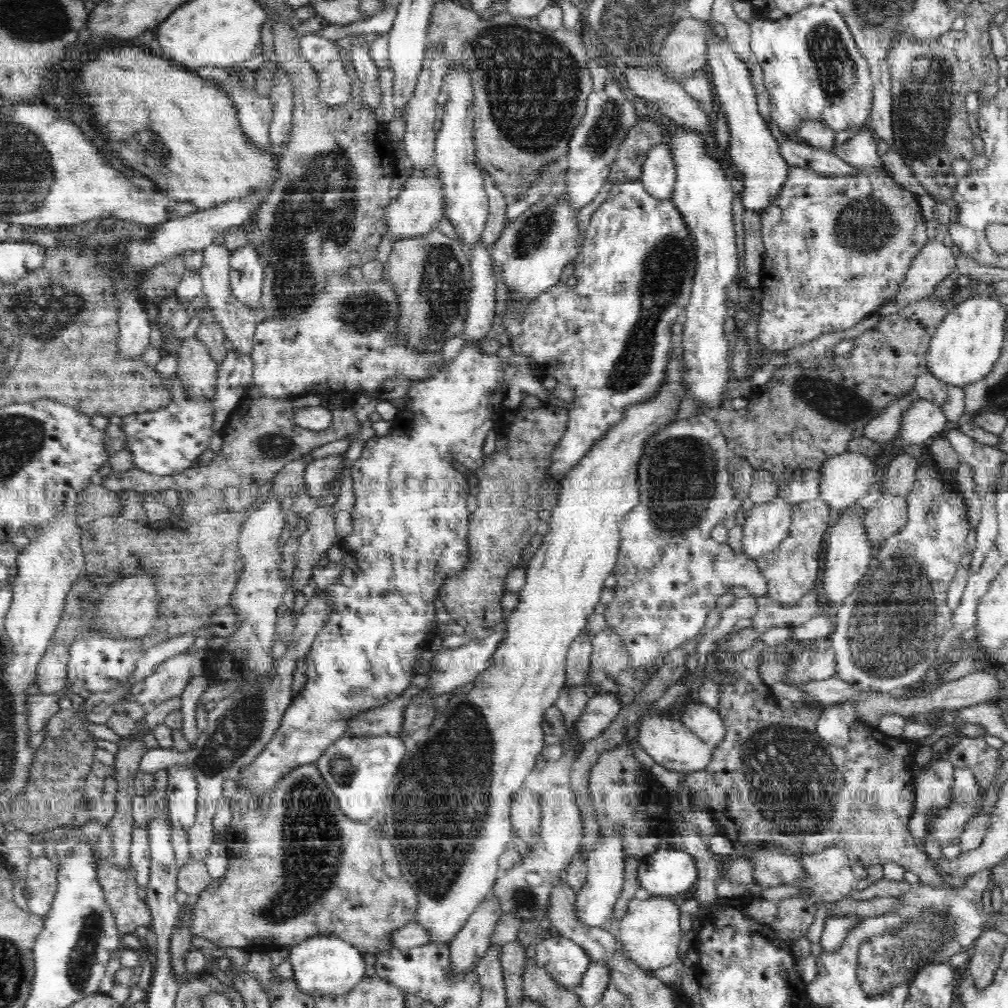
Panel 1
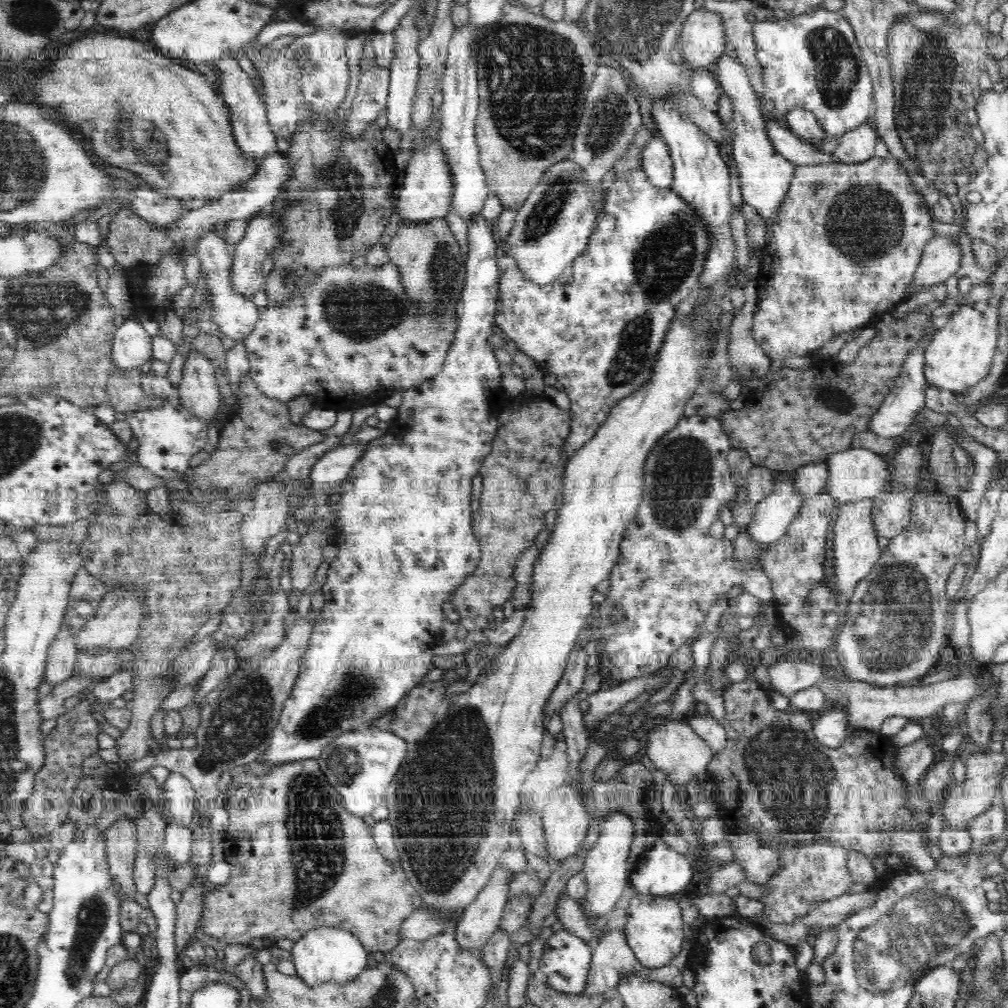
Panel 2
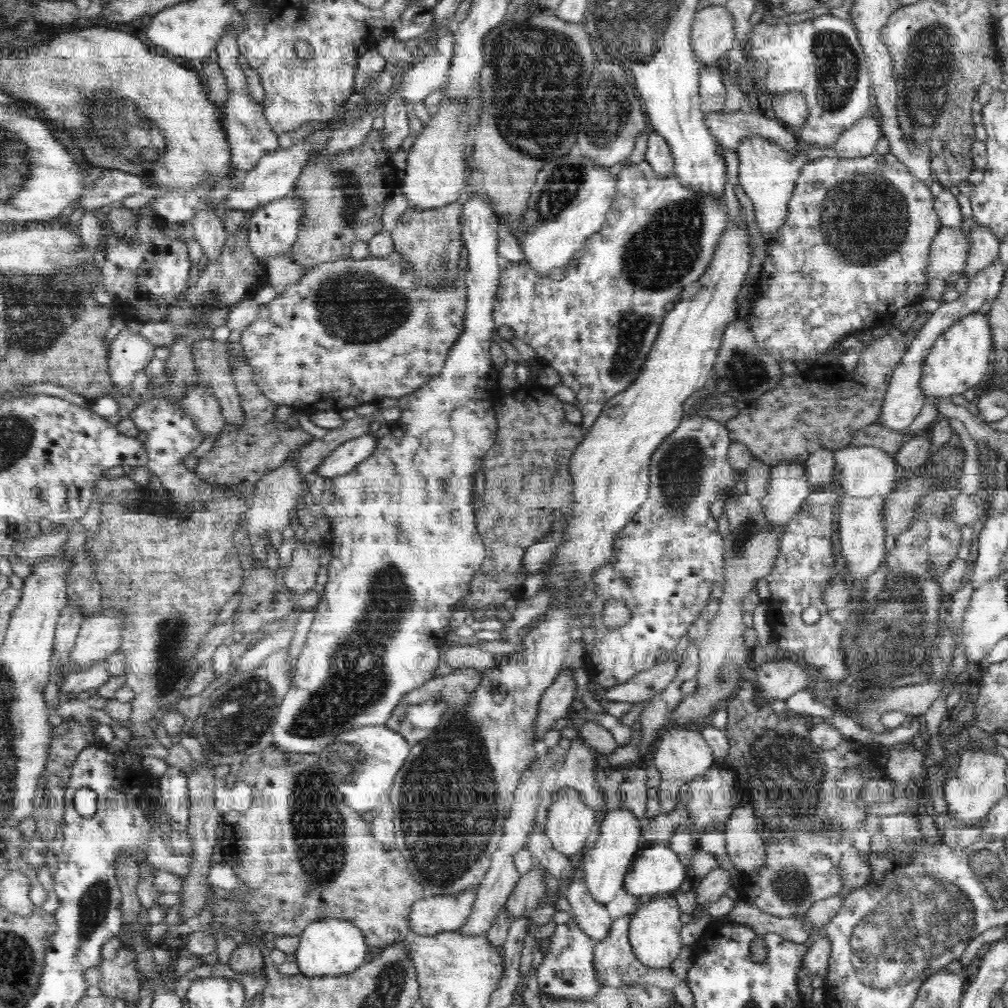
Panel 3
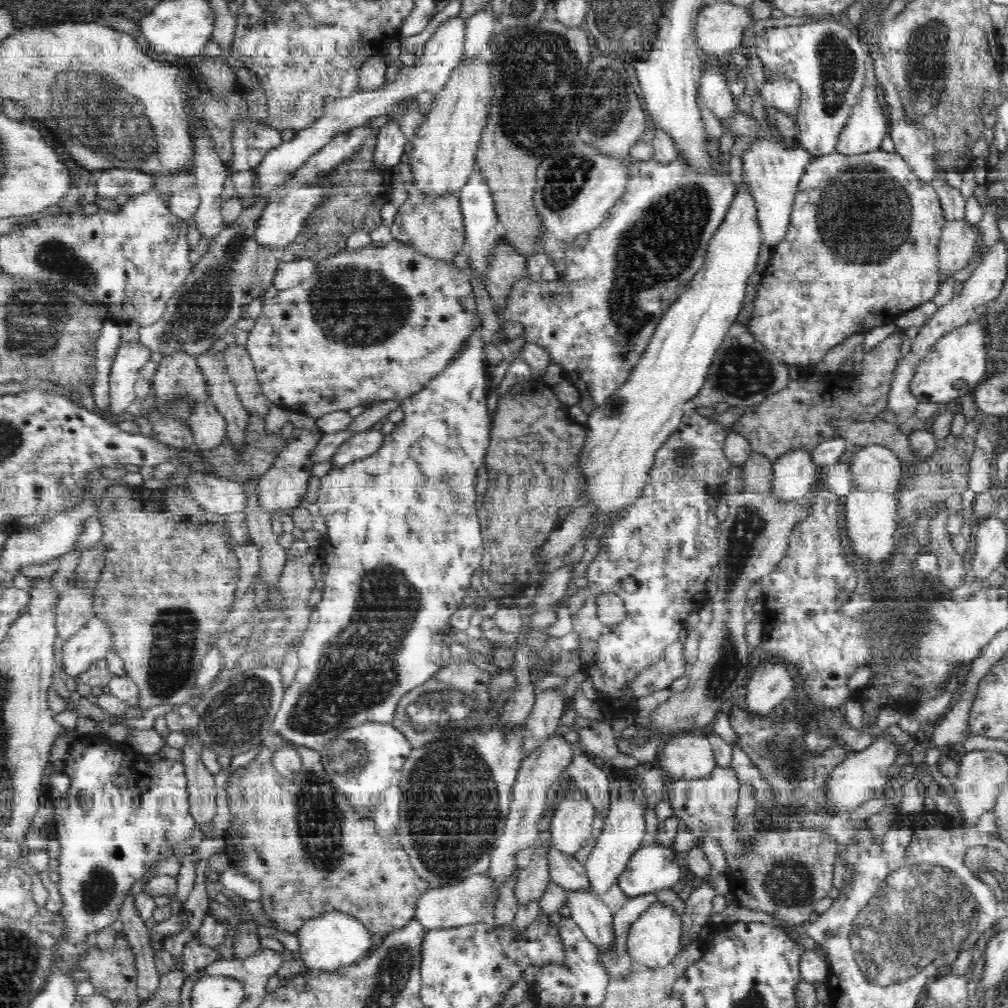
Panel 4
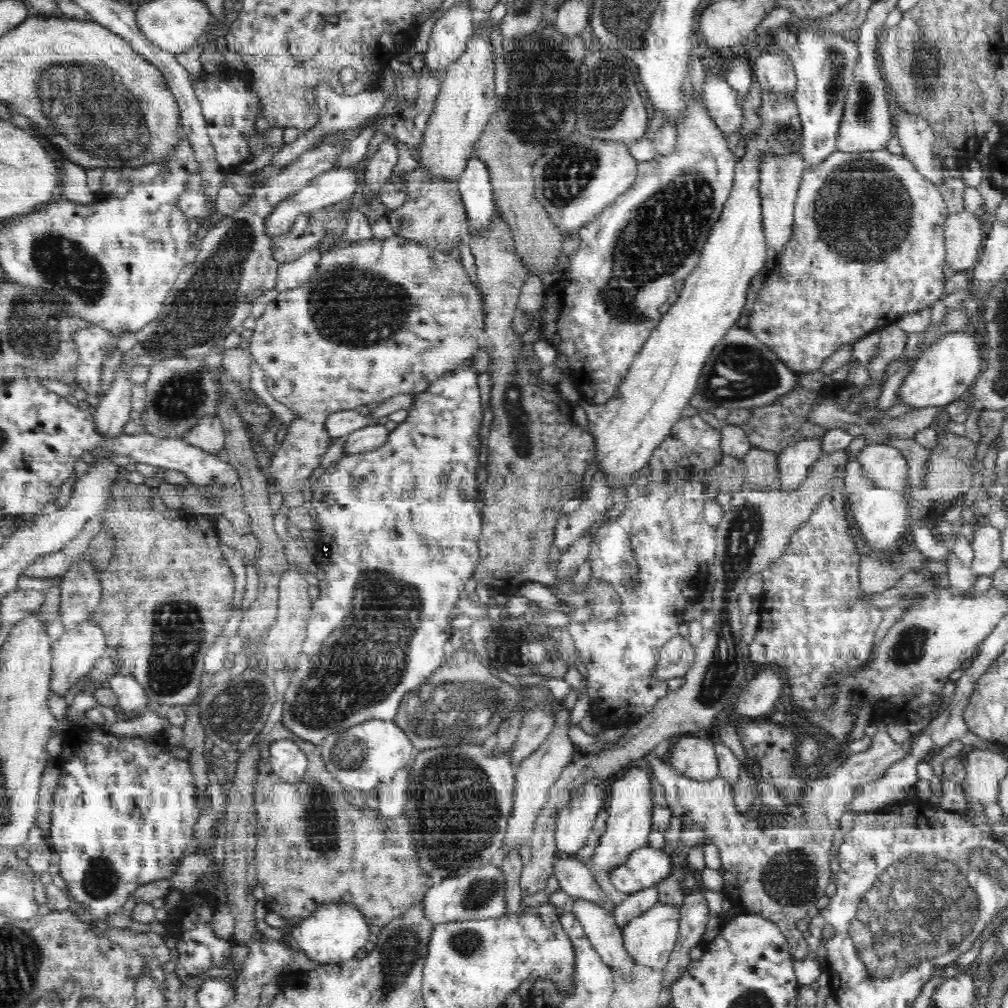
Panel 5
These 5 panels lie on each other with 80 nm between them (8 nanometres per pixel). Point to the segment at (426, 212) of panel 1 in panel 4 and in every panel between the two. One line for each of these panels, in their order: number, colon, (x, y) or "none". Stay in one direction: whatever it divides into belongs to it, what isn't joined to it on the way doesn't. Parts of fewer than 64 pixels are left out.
2: (428, 186)
3: (436, 173)
4: (443, 153)

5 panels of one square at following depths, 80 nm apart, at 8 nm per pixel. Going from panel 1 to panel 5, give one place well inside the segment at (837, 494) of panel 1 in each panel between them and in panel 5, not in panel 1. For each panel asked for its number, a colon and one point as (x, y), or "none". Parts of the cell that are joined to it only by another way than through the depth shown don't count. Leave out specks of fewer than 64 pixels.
2: (854, 474)
3: (865, 471)
4: (874, 467)
5: (883, 465)

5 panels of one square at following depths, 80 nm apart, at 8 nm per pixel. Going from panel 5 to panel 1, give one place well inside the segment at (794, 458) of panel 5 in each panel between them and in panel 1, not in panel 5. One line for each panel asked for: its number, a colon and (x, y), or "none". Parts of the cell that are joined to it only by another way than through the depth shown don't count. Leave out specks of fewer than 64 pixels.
1: (767, 526)
2: (772, 517)
3: (789, 488)
4: (794, 473)

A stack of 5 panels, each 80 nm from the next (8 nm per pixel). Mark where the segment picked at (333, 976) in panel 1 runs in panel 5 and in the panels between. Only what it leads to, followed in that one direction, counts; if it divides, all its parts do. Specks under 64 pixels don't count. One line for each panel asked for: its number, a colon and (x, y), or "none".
2: (327, 953)
3: (329, 947)
4: (332, 940)
5: (336, 931)

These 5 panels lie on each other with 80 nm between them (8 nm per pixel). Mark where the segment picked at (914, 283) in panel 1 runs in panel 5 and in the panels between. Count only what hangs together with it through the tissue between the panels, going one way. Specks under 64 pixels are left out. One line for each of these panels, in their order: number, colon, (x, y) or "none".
2: (940, 259)
3: (948, 253)
4: (958, 239)
5: (963, 232)

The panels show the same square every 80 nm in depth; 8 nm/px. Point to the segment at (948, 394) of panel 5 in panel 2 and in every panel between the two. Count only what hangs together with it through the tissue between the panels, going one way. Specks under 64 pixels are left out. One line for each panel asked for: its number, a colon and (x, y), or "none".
2: (960, 354)
3: (958, 360)
4: (956, 364)

